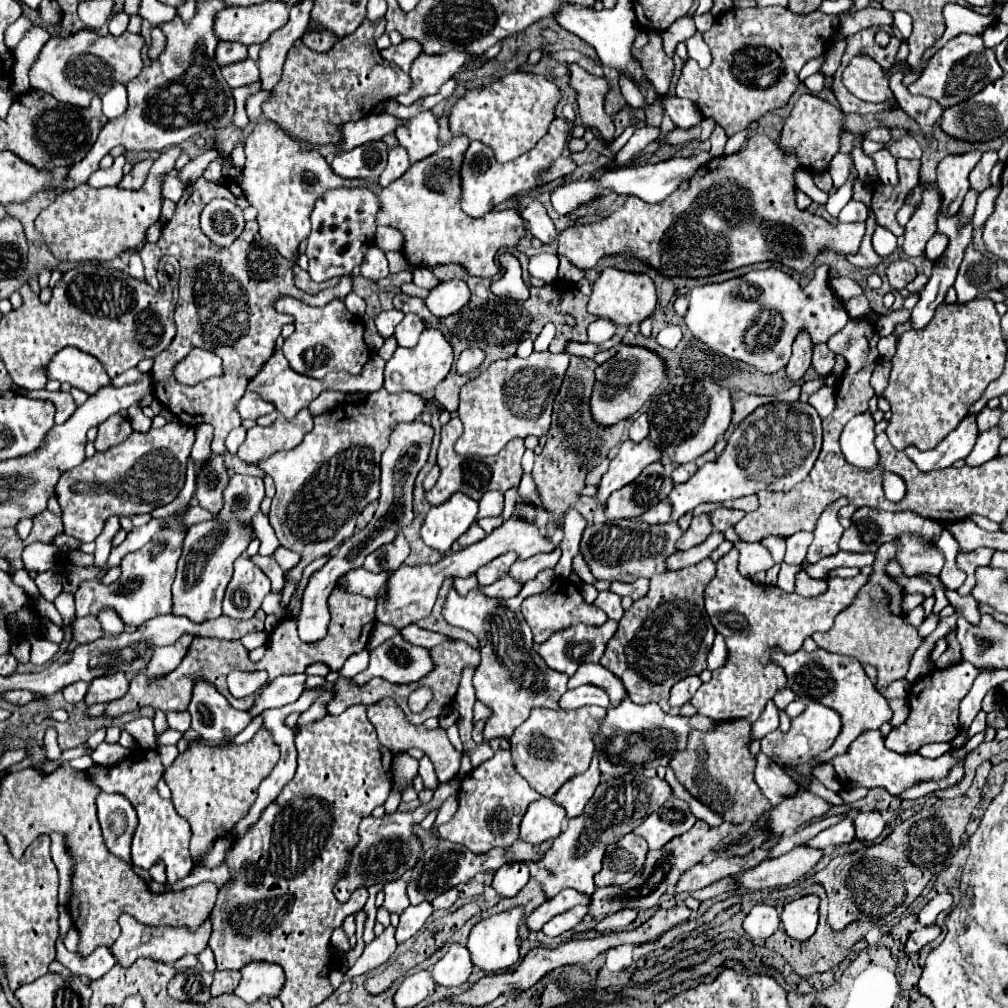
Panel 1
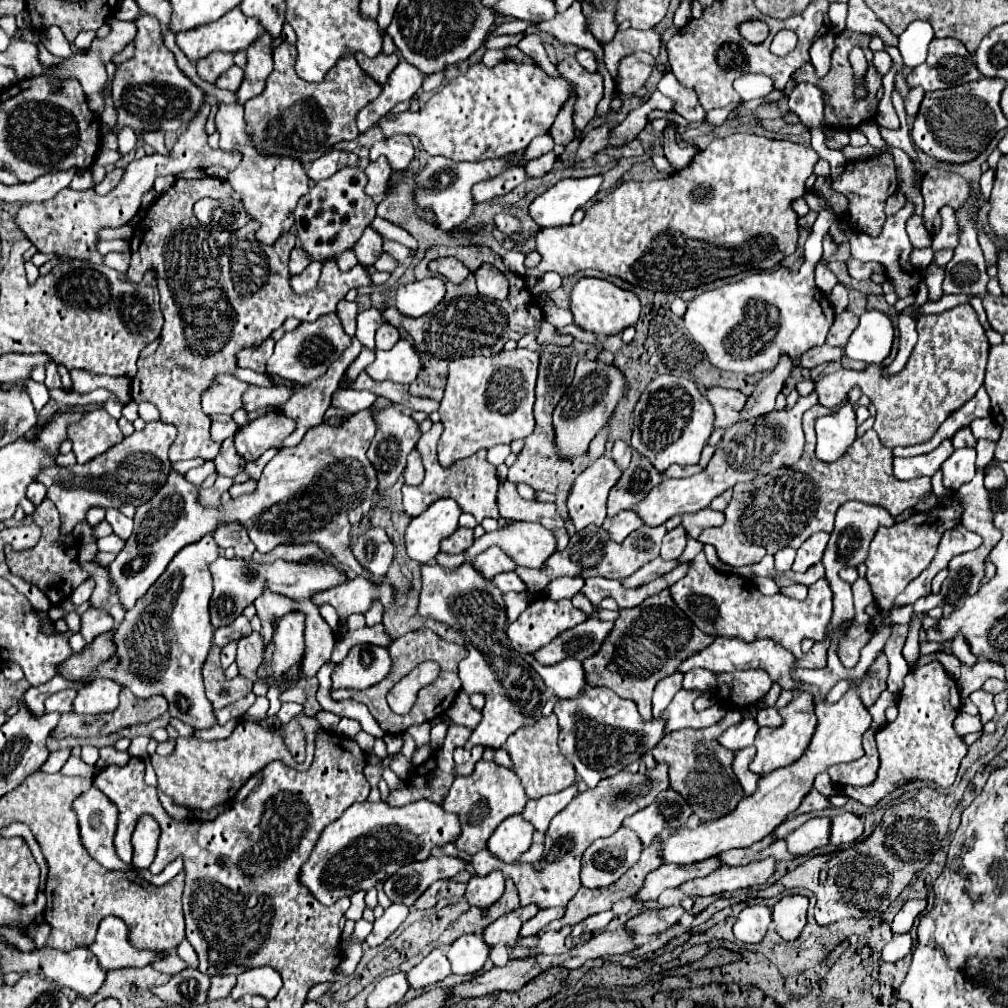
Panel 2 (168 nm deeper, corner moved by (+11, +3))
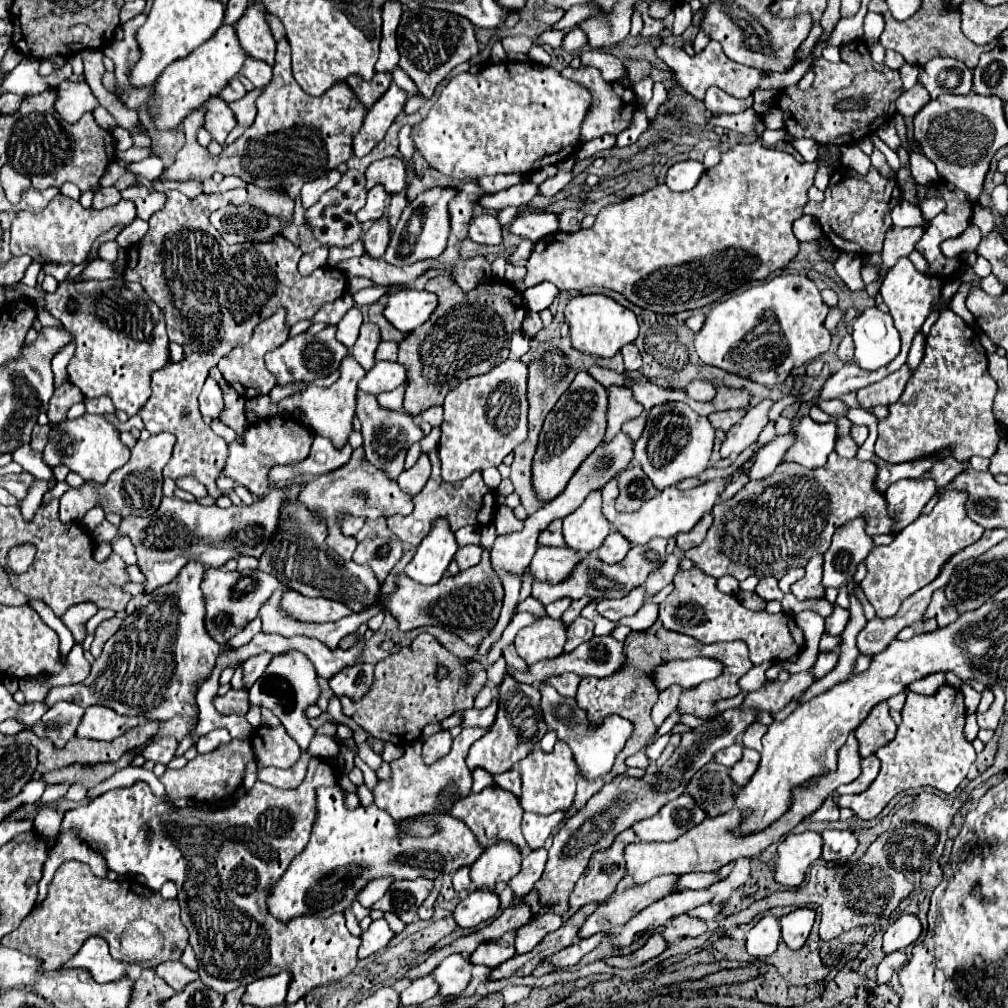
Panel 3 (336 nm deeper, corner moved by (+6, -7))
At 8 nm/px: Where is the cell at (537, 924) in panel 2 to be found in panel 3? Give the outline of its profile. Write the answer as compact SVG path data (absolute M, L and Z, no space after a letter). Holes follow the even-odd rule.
M553 914L531 918L529 924L521 926L517 930L517 940L515 940L517 954L525 954L525 952L533 950L549 932L557 930L561 924L563 924L561 916L553 916Z

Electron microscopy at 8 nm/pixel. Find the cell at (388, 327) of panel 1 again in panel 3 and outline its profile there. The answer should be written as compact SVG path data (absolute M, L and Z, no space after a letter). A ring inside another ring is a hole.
M365 322L361 326L361 332L359 332L355 346L351 348L351 354L365 370L371 370L375 366L375 350L377 350L379 342L381 342L379 326L373 322Z

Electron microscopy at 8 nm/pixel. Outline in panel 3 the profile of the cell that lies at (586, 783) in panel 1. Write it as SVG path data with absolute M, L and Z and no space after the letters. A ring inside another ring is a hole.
M557 810L553 814L533 814L533 812L525 812L523 814L523 836L529 844L531 850L535 848L543 848L547 838L559 828L559 824L565 818L565 810Z

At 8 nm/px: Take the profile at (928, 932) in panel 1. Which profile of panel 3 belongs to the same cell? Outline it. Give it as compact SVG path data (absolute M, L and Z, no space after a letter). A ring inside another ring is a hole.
M905 952L887 954L877 968L877 984L887 984L891 980L891 976L905 964L905 960L907 960Z

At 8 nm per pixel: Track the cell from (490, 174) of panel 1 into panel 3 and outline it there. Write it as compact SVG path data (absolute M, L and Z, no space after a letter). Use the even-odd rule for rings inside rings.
M433 186L425 192L421 192L415 200L407 202L407 208L403 210L403 216L397 224L397 230L389 242L389 248L385 252L385 260L389 264L395 264L395 266L405 266L405 264L413 264L417 260L425 260L425 258L437 258L439 254L443 254L443 250L447 248L447 238L449 238L449 232L451 232L451 220L449 220L449 202L457 196L457 190L455 188L449 188L449 186ZM417 216L419 222L421 222L421 230L419 234L409 234L407 232L407 224L409 220Z

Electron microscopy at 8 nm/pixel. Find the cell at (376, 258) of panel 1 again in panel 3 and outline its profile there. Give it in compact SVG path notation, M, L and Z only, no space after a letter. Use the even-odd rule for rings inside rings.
M387 218L377 220L369 232L363 234L363 244L365 244L365 252L371 258L381 258L387 250L389 244L389 222Z

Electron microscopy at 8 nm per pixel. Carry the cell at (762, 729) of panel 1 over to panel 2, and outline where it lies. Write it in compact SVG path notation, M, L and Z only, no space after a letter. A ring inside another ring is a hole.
M742 720L742 722L730 726L724 734L720 734L720 744L726 746L728 750L736 752L740 748L752 746L756 732L758 732L756 720Z

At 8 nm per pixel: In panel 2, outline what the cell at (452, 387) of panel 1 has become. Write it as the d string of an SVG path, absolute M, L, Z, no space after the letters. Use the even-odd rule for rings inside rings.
M432 248L426 252L426 256L416 264L414 268L414 276L416 280L434 276L428 270L430 260L436 260L440 256L454 256L458 258L468 270L472 270L472 278L468 278L462 284L452 284L446 280L446 298L468 298L472 294L472 298L476 300L442 300L442 308L438 306L430 318L428 316L420 316L420 318L406 318L402 316L396 308L386 308L384 310L384 318L388 324L396 326L402 334L404 340L410 340L416 344L416 352L420 354L422 362L424 362L424 370L420 370L420 374L416 376L416 382L412 382L408 386L408 392L412 396L426 396L426 398L434 398L440 400L444 386L446 386L446 376L448 376L448 364L450 360L462 358L462 356L474 356L474 354L482 354L482 356L492 356L502 352L504 344L508 340L520 340L524 334L528 334L532 328L540 328L538 334L538 344L562 344L568 346L572 342L572 336L566 336L566 340L558 340L554 326L544 322L542 318L542 310L536 306L530 290L526 288L526 282L522 276L514 274L512 270L508 270L502 262L502 258L498 254L494 254L490 248ZM482 264L492 264L496 266L500 272L504 272L504 276L508 278L508 298L506 300L490 300L486 296L482 296L476 290L476 280L474 280L474 272L482 266ZM436 314L436 316L434 316ZM428 322L436 322L438 326L442 324L442 328L432 328L432 324Z

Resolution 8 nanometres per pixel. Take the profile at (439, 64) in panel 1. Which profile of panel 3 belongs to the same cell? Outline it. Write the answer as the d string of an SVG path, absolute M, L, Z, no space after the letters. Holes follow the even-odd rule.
M391 84L385 96L373 104L365 116L365 124L361 126L361 132L357 134L357 140L353 140L355 156L369 154L385 136L387 128L395 122L395 118L403 112L403 106L407 102L409 94L399 88L397 84Z

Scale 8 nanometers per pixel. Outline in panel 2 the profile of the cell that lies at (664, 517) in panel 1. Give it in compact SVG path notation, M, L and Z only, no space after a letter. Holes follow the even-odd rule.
M622 510L610 520L610 526L606 528L606 532L610 534L610 540L622 542L630 532L634 532L640 526L642 526L642 520L636 514L632 514L632 510Z

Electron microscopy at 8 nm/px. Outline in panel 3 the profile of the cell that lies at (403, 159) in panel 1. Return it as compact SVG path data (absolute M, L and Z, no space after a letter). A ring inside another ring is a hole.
M381 184L373 186L373 188L369 190L369 194L367 194L367 204L363 206L363 210L357 212L357 220L361 220L361 222L379 220L379 218L385 214L387 198L389 198L389 194L387 194L387 190L385 190Z

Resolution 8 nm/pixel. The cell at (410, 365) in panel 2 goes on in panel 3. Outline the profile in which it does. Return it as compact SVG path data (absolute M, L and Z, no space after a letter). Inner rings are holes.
M377 362L359 382L359 390L367 394L381 394L407 384L407 368L399 362Z

